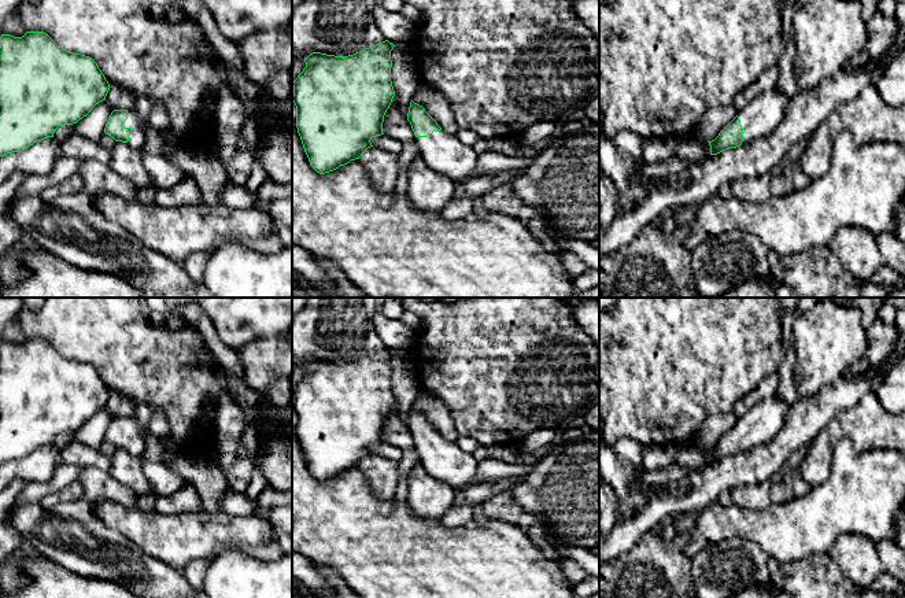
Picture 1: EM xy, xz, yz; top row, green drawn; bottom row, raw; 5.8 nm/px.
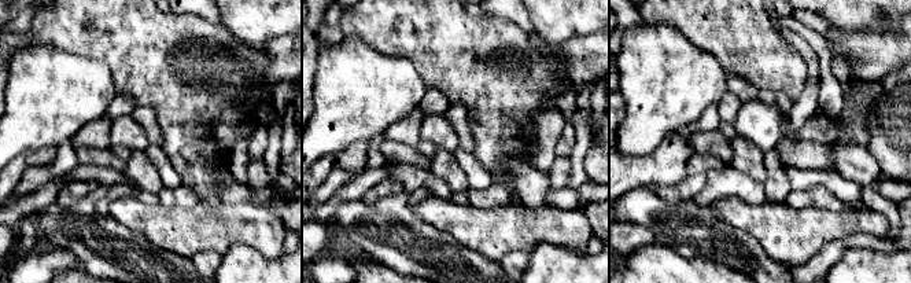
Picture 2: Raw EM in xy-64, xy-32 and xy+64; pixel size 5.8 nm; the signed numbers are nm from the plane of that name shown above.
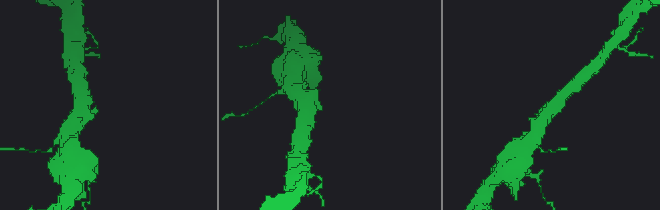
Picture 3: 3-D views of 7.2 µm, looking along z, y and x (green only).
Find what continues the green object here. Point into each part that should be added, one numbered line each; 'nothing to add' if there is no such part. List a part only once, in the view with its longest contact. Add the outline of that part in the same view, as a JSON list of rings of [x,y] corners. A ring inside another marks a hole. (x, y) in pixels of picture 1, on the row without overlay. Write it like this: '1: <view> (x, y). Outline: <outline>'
1: xy (136, 447). Outline: [[[134,416],[128,417],[128,427],[125,428],[123,433],[136,438],[134,440],[129,442],[128,453],[130,453],[133,457],[141,458],[145,450],[145,438]]]

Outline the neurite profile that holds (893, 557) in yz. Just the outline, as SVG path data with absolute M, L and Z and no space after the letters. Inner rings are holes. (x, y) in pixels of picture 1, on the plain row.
M884 539L876 543L878 555L883 564L883 569L897 577L901 583L905 582L905 550L894 540Z

